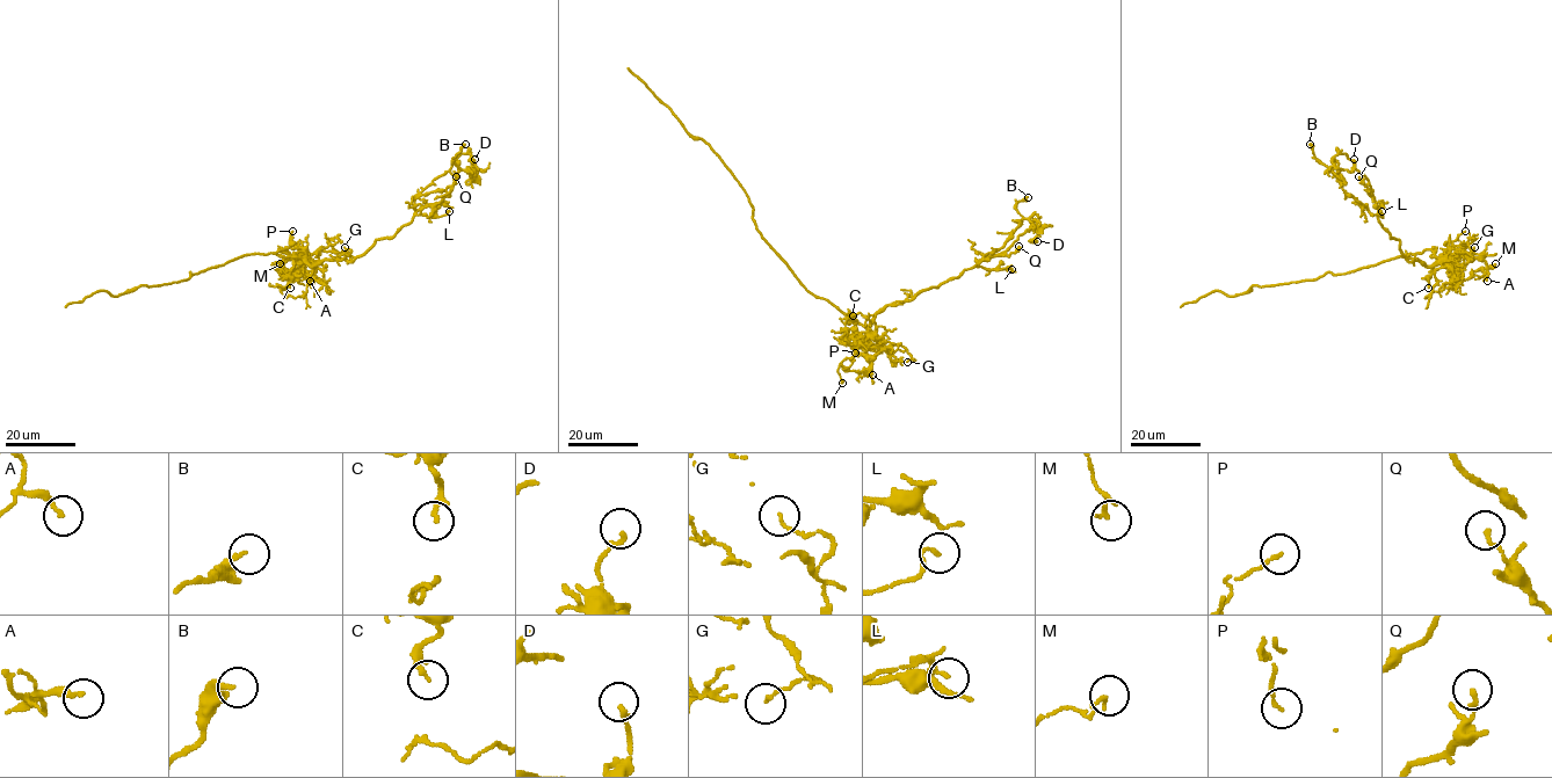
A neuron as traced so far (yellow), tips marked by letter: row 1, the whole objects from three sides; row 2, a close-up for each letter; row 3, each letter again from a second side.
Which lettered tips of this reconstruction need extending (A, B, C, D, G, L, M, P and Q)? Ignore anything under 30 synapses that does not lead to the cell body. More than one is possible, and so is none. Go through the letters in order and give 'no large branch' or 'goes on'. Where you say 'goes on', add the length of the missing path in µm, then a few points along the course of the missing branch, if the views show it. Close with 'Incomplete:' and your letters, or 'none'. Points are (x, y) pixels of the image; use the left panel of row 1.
A: no large branch
B: no large branch
C: no large branch
D: no large branch
G: no large branch
L: no large branch
M: no large branch
P: no large branch
Q: no large branch
Incomplete: none

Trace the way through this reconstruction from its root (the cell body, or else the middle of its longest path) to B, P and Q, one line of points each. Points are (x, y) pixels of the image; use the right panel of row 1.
B: (1422, 253), (1430, 249), (1438, 260), (1409, 262), (1400, 241), (1342, 189), (1310, 144)
P: (1422, 253), (1430, 249), (1435, 256), (1444, 257), (1452, 241), (1465, 231)
Q: (1422, 253), (1430, 249), (1438, 260), (1426, 266), (1402, 255), (1400, 241), (1379, 222), (1376, 202), (1358, 176)

